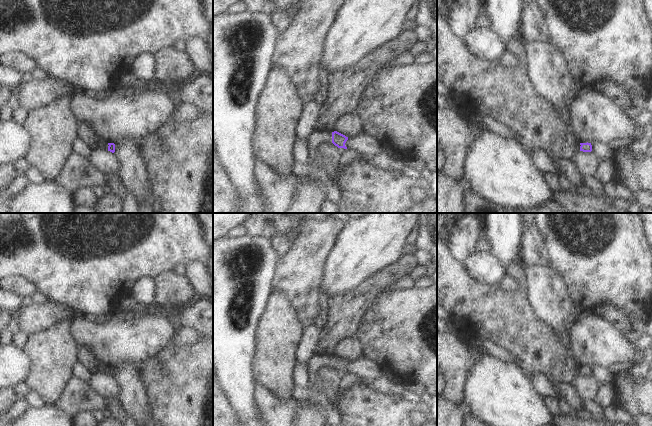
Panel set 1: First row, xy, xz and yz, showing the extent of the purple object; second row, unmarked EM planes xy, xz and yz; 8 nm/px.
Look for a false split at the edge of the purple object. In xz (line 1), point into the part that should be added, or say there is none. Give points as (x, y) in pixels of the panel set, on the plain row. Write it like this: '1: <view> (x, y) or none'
1: xz (367, 369)

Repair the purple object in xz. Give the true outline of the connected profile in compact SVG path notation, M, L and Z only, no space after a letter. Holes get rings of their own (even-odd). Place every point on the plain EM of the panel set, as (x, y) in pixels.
M316 353L306 364L308 366L307 373L311 385L314 385L316 382L316 376L319 369L331 366L338 372L344 372L369 382L385 376L385 369L383 366L377 361L368 359L367 357L348 362L337 355L330 357Z

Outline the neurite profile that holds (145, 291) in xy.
M143 277L134 286L132 295L144 305L152 305L156 303L157 298L156 279L152 277Z

